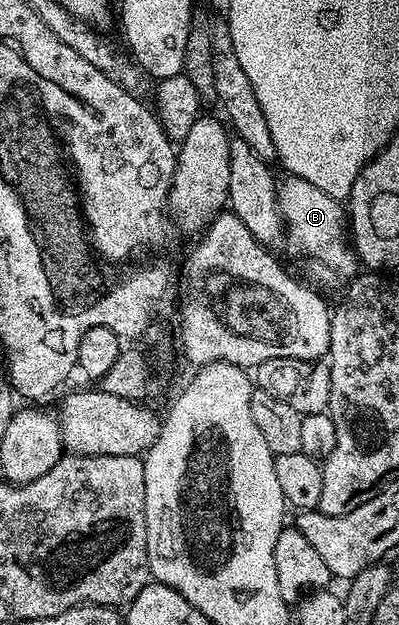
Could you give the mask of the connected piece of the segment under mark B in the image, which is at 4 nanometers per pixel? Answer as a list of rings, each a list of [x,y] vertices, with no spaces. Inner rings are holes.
[[[289,176],[280,181],[277,205],[281,211],[284,239],[289,239],[290,246],[299,255],[344,278],[352,277],[358,271],[357,253],[347,239],[347,212],[342,201],[331,198],[331,194],[323,194],[323,190],[311,186],[311,182],[303,182],[303,178]]]

